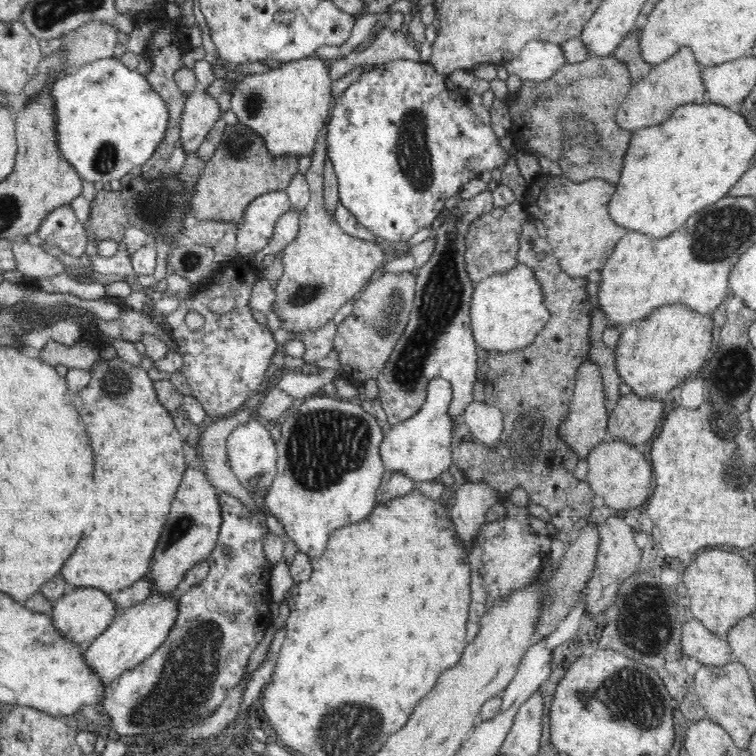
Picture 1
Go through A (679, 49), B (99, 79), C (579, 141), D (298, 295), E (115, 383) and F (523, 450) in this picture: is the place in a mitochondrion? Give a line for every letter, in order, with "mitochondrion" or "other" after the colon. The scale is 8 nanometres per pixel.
A: other
B: mitochondrion
C: mitochondrion
D: mitochondrion
E: mitochondrion
F: mitochondrion

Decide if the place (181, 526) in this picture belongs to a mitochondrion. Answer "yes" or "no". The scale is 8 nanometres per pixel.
yes

